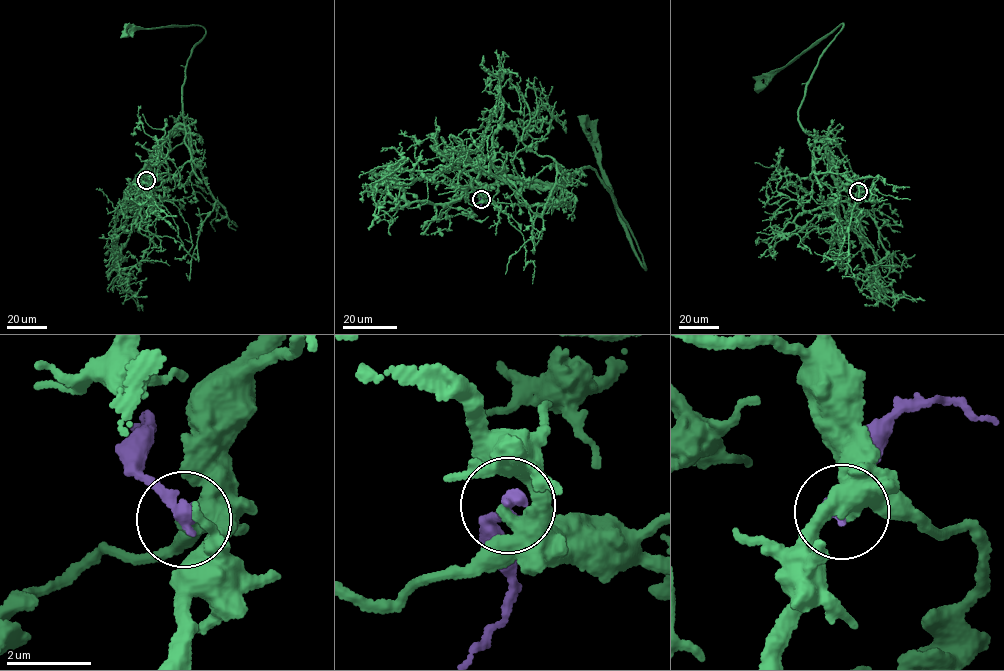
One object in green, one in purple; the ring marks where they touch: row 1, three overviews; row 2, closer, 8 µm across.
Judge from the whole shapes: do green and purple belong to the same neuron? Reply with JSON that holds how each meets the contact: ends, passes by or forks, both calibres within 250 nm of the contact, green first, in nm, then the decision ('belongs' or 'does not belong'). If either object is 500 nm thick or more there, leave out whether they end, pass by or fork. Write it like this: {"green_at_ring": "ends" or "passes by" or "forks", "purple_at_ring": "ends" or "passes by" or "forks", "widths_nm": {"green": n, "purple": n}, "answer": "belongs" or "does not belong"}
{"widths_nm": {"green": 500, "purple": 360}, "answer": "does not belong"}

